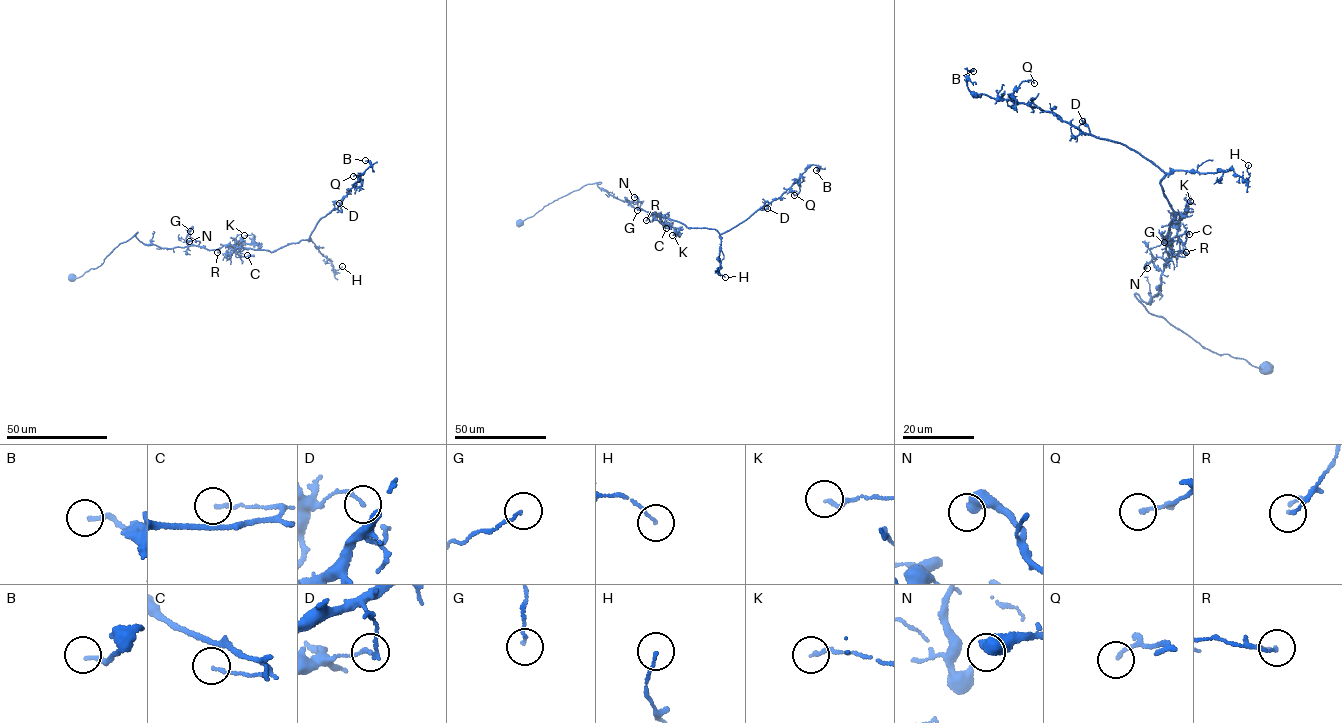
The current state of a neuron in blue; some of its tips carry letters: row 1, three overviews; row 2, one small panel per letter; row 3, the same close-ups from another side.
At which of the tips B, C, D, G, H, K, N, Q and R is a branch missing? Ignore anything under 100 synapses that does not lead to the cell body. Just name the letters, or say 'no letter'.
no letter

